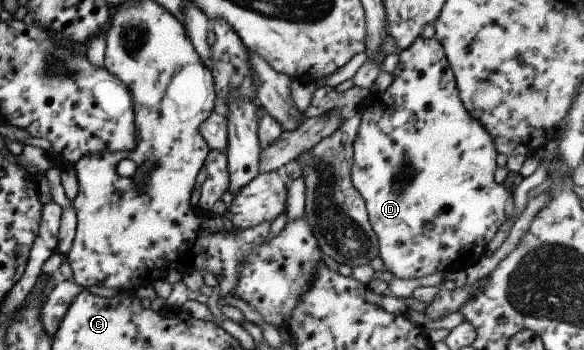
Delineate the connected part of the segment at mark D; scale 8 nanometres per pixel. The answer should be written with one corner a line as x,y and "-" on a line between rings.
418,36
397,55
398,63
390,72
390,86
360,104
360,110
371,108
377,115
364,114
358,124
350,180
364,200
370,228
379,241
378,257
384,271
407,280
436,271
465,270
486,255
488,242
512,214
515,208
512,193
494,182
497,154
494,142
462,106
440,42
434,37

